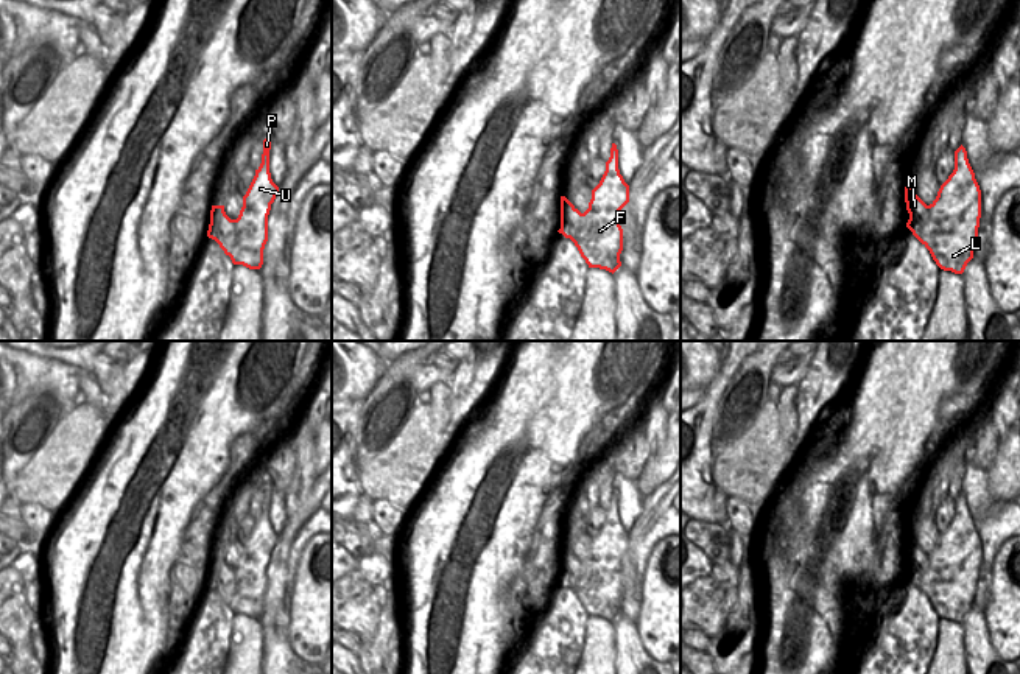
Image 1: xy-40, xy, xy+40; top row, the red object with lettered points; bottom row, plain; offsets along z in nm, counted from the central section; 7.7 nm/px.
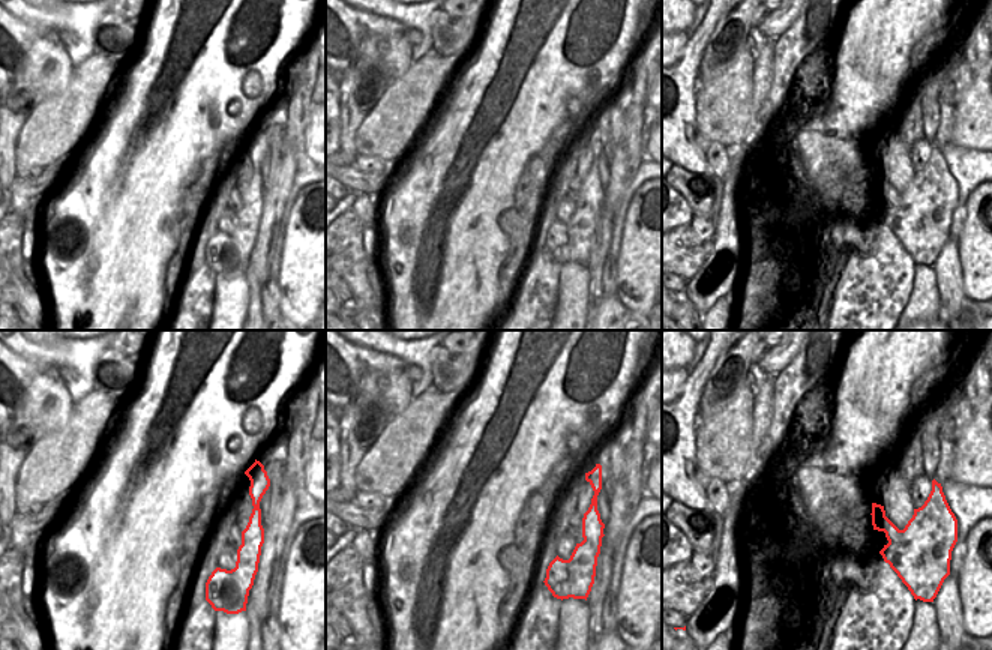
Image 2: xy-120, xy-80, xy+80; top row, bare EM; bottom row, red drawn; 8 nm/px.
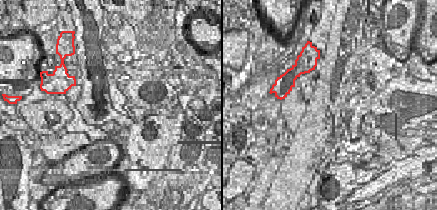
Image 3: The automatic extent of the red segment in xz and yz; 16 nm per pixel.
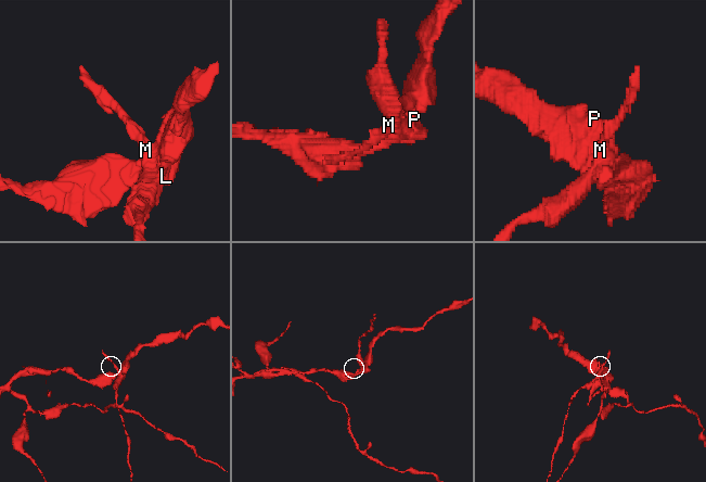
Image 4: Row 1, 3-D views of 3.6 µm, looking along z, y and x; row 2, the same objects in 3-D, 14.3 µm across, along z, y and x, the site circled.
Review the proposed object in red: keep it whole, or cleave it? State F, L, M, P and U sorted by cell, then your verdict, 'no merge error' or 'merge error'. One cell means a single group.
groups F L P U / M; merge error

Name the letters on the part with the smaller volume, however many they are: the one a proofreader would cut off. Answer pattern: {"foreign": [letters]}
{"foreign": ["M"]}

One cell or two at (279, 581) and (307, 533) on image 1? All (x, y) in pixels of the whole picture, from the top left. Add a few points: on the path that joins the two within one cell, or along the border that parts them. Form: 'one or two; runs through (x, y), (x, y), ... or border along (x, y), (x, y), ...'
two; border along (298, 534), (290, 547), (287, 573)

